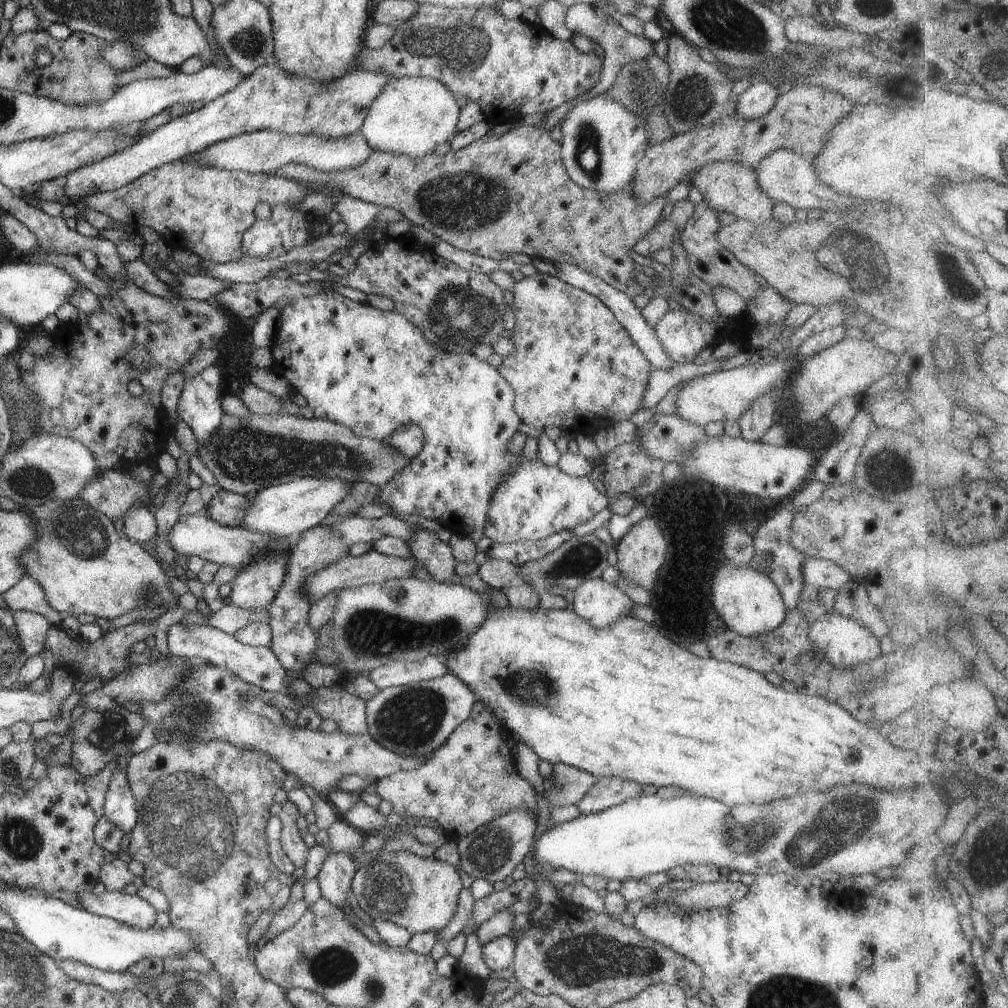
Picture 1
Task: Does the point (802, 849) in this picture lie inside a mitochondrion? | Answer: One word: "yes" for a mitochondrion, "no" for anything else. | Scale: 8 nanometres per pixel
yes

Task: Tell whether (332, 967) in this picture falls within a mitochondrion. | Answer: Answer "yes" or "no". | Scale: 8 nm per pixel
yes

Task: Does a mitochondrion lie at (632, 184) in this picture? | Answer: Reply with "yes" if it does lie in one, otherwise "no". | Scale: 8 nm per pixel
no

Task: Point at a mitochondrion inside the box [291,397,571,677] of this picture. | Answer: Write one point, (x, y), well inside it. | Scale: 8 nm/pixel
(369, 634)

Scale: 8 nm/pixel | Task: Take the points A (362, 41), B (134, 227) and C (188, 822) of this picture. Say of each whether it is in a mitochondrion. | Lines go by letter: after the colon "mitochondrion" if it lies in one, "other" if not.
A: other
B: other
C: mitochondrion

